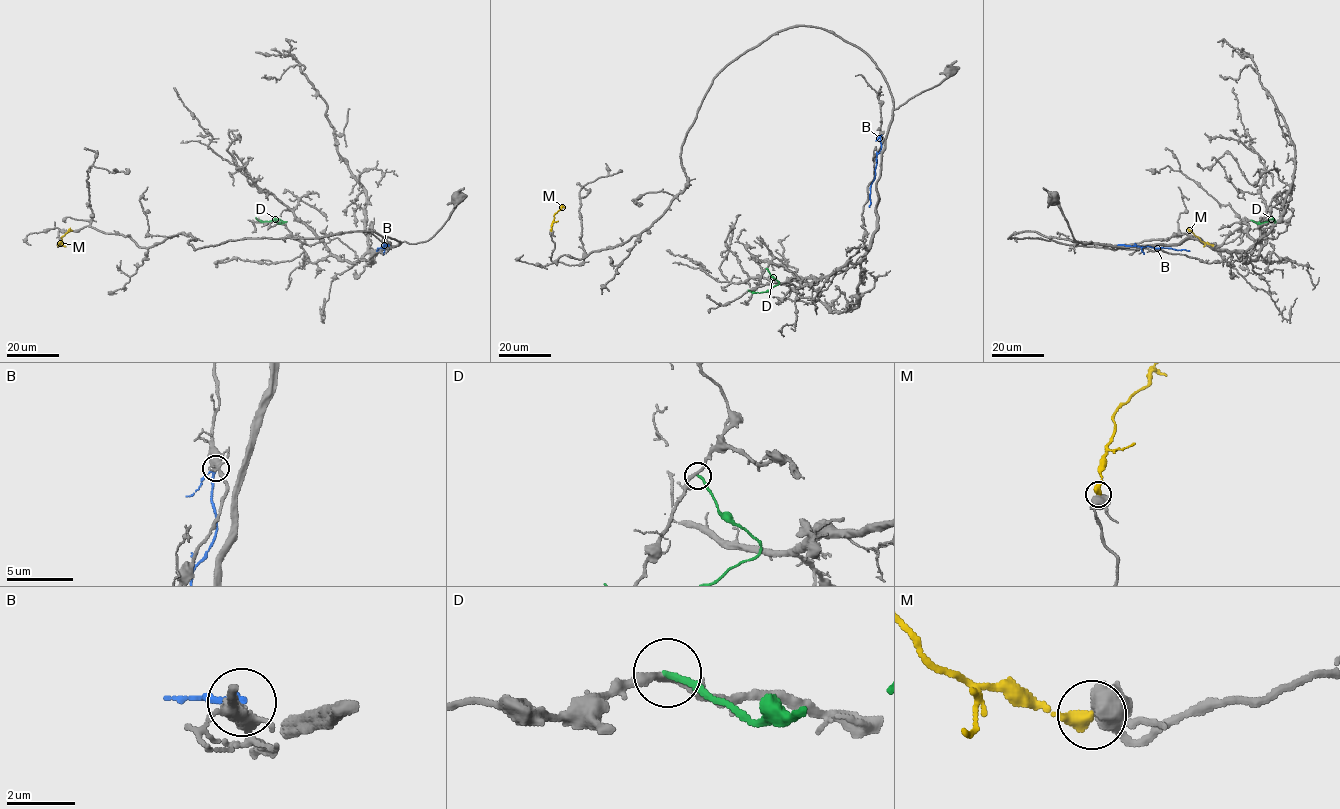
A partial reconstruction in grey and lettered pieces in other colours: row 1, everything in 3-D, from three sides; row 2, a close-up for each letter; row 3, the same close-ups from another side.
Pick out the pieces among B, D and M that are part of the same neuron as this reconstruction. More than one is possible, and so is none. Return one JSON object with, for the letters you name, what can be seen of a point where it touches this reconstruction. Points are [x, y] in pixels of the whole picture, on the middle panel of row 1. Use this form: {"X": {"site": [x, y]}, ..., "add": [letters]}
{"M": {"site": [551, 231]}, "add": ["M"]}

